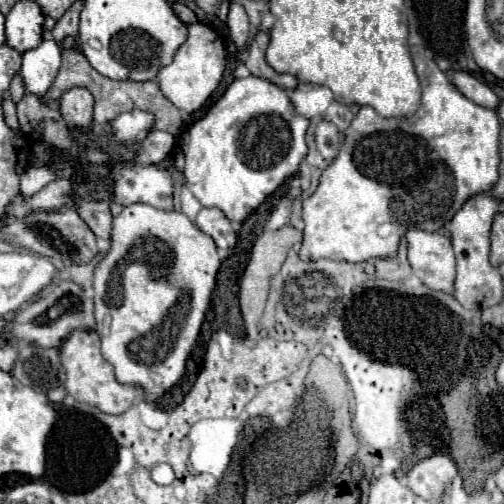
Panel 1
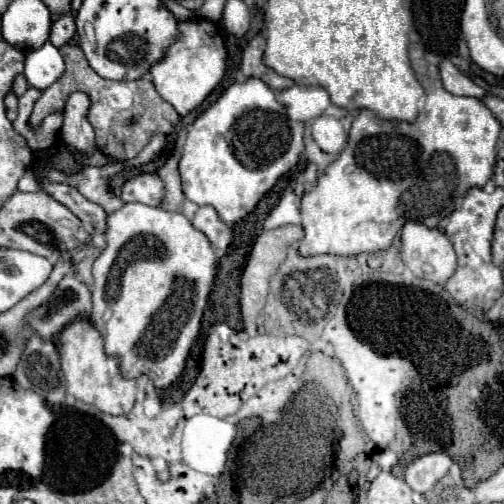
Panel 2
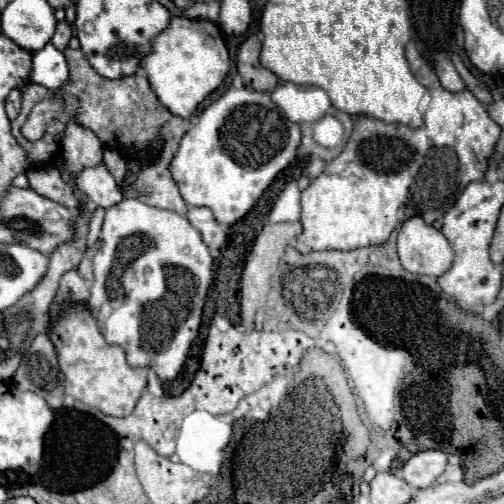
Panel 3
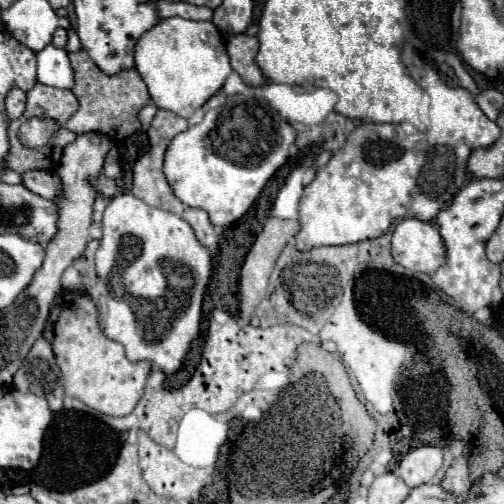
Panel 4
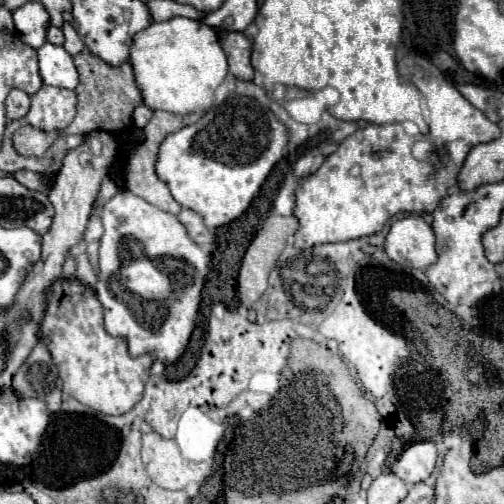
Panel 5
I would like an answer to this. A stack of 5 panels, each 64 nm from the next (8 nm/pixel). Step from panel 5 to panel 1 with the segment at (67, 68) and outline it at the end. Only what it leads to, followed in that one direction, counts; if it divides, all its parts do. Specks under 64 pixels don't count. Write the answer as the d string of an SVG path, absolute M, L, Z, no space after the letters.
M42 40L38 48L24 52L20 76L24 78L26 92L44 96L50 84L54 82L60 64L62 64L60 46L54 40Z

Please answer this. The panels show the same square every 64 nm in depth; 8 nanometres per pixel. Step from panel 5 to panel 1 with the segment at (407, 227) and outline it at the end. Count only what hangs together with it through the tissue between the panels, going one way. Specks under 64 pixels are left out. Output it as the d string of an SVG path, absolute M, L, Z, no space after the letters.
M410 228L406 232L406 242L408 262L414 274L426 286L450 294L456 278L456 260L450 238L442 232L424 232Z

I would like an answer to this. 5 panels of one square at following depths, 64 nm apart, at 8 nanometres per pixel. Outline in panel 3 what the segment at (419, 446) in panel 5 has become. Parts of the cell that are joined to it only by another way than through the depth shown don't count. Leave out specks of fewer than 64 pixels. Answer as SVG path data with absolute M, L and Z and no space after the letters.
M422 450L404 462L402 478L412 488L426 488L444 472L444 466L446 454L442 450Z

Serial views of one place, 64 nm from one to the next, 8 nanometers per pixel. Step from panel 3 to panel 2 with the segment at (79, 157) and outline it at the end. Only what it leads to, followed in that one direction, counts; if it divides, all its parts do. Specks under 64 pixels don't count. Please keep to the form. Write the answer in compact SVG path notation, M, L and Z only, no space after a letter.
M74 92L64 108L64 126L62 140L68 148L74 148L74 154L92 154L96 152L94 130L86 120L88 112L88 96L82 92Z

